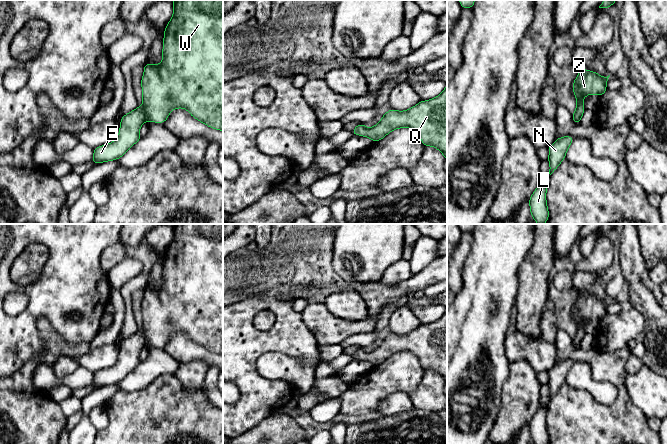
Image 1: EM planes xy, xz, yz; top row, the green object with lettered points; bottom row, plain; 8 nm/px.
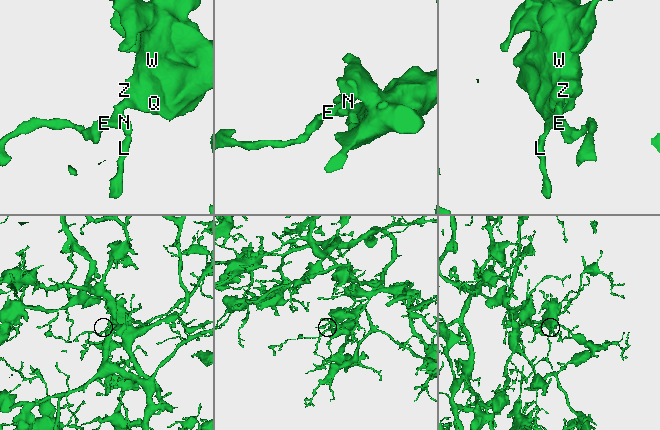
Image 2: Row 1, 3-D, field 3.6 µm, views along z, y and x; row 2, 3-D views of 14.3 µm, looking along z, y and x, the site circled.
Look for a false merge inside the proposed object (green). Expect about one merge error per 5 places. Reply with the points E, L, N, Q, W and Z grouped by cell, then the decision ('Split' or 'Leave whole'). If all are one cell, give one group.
Groups: E L N Q W Z. Leave whole

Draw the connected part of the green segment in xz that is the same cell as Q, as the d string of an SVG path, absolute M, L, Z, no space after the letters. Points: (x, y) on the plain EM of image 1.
M447 307L437 321L420 325L406 335L390 333L375 350L368 353L359 347L352 358L368 361L375 367L394 353L404 351L415 354L424 370L437 372L447 384Z

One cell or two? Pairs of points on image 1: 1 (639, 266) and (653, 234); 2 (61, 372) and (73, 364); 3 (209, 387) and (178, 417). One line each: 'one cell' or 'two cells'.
1: two cells
2: one cell
3: two cells

